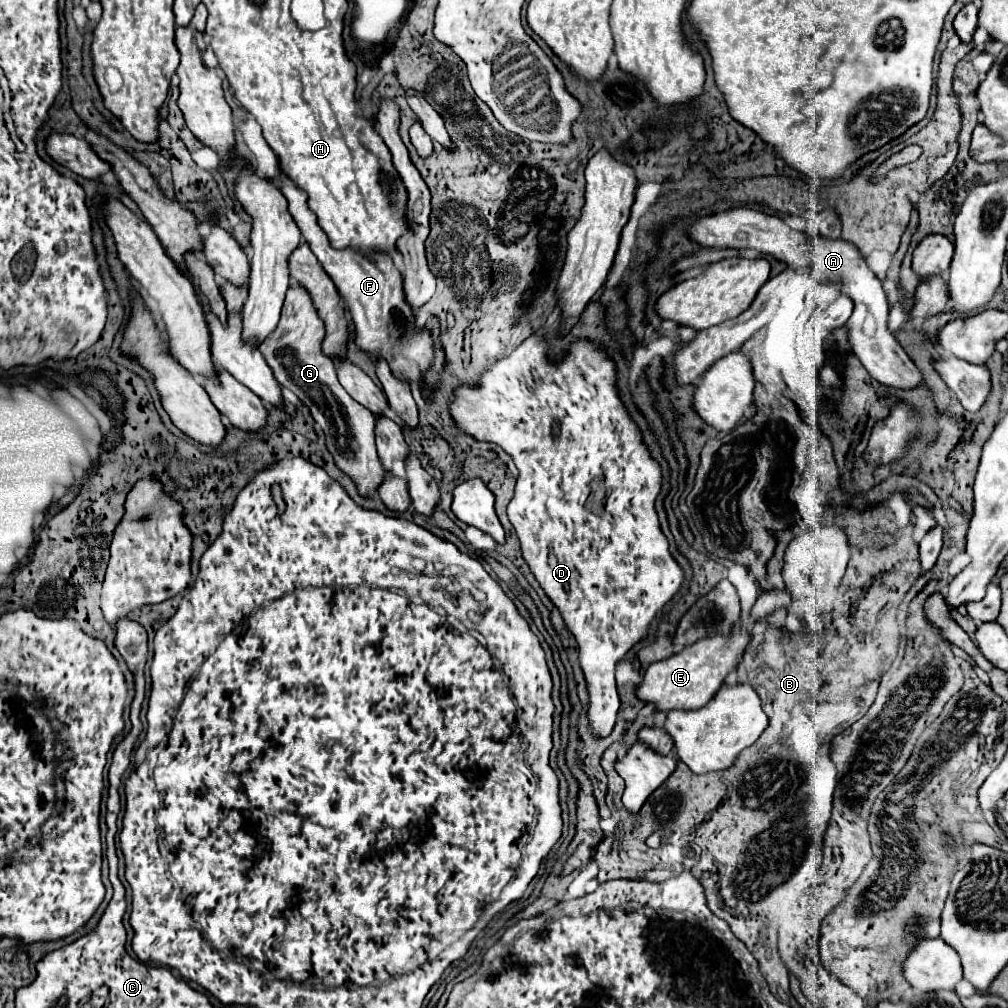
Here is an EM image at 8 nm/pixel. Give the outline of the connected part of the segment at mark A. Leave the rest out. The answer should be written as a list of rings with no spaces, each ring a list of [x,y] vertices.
[[[745,207],[721,211],[697,221],[689,229],[689,237],[701,243],[703,247],[713,247],[713,249],[745,249],[745,247],[757,249],[759,253],[767,253],[779,261],[785,261],[793,269],[809,267],[815,273],[817,281],[821,283],[839,285],[841,293],[851,297],[851,301],[855,303],[855,309],[849,321],[845,323],[845,331],[853,355],[863,363],[867,373],[873,379],[899,389],[911,389],[923,381],[919,369],[913,365],[905,349],[887,331],[887,315],[889,315],[887,293],[879,277],[865,263],[865,257],[861,255],[855,243],[829,237],[819,237],[817,241],[813,241],[813,237],[807,231],[791,229],[783,219],[775,215],[767,215],[763,211],[745,209]]]

